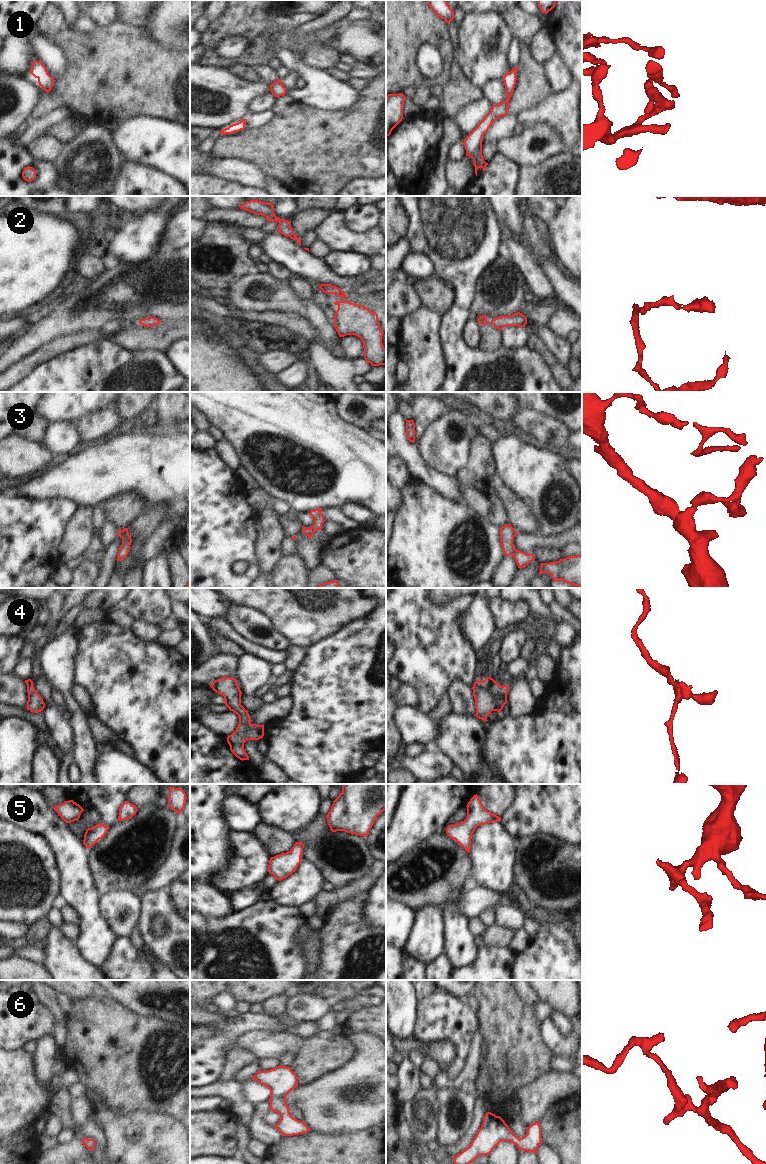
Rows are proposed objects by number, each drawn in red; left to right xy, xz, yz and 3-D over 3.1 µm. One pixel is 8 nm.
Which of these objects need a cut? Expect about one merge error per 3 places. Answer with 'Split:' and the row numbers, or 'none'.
Split: none

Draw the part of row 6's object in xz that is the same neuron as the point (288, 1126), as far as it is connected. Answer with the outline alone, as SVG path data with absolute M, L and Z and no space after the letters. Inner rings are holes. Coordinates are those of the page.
M280 1065L267 1071L259 1070L252 1080L270 1090L270 1110L281 1115L275 1127L283 1136L304 1134L311 1130L303 1121L292 1117L286 1104L288 1093L298 1087L297 1076L290 1067Z

